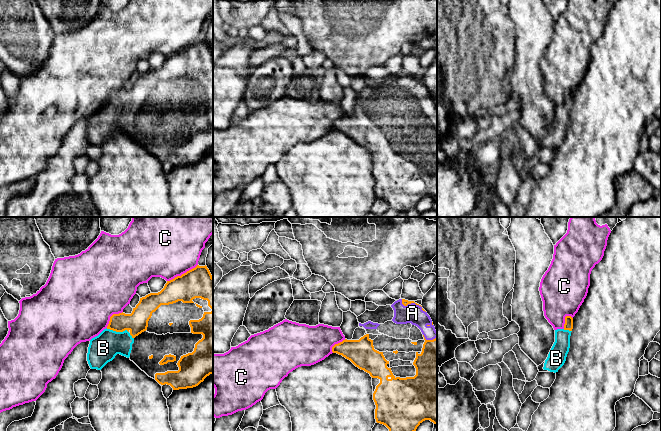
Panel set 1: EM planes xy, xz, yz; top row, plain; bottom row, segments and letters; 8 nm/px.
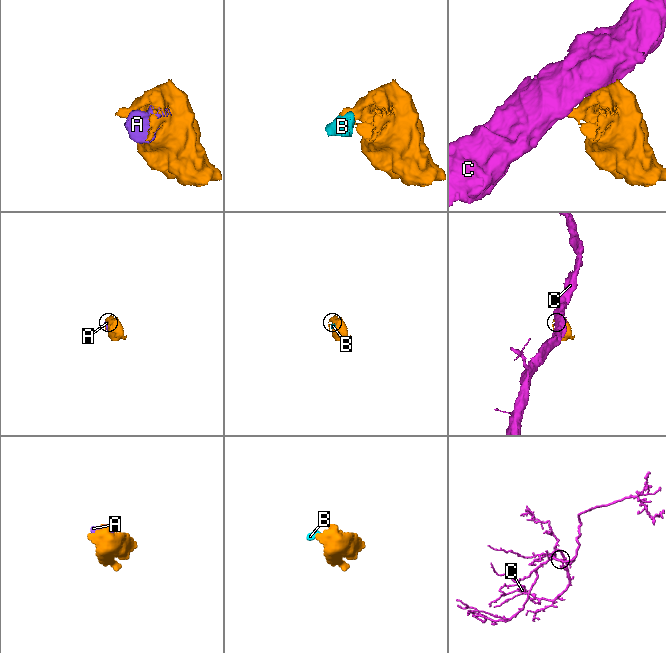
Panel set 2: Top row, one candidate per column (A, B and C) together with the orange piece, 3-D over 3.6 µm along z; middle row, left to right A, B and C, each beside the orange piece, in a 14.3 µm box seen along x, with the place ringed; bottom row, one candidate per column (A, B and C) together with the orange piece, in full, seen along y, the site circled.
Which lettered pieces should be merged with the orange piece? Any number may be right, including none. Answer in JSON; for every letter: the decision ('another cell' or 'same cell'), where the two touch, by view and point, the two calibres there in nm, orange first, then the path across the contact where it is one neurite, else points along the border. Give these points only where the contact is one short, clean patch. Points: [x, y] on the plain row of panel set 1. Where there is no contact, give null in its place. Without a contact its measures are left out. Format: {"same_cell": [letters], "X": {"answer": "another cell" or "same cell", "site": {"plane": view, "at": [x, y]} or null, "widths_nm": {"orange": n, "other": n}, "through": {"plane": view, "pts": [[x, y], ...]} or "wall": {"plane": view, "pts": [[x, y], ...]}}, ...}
{"same_cell": ["A", "B"], "A": {"answer": "same cell", "site": {"plane": "xz", "at": [412, 78]}, "widths_nm": {"orange": 50, "other": 160}}, "B": {"answer": "same cell", "site": {"plane": "xy", "at": [120, 107]}, "widths_nm": {"orange": 180, "other": 220}}, "C": {"answer": "another cell", "site": {"plane": "xy", "at": [182, 50]}, "widths_nm": {"orange": 240, "other": 440}}}

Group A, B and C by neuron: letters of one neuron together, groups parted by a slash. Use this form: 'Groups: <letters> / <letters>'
Groups: A B / C

